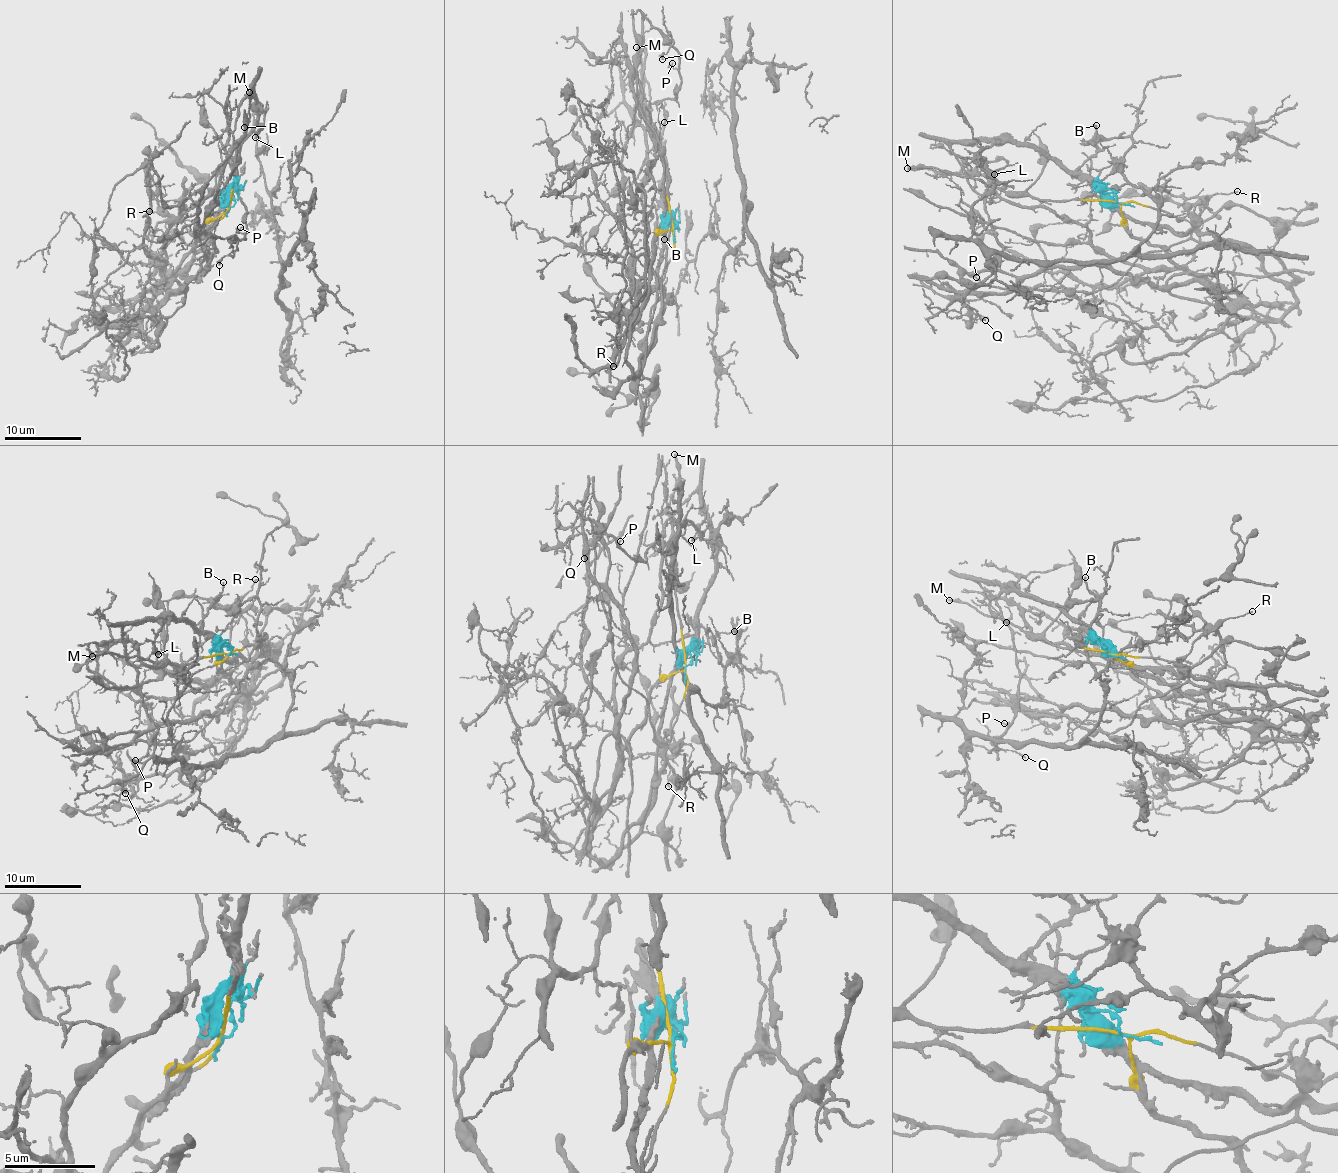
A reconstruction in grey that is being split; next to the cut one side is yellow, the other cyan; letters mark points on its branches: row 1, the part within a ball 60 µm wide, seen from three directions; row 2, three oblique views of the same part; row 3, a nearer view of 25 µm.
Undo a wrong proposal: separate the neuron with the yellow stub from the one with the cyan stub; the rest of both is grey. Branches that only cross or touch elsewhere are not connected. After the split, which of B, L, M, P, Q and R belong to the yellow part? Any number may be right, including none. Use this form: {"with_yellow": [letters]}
{"with_yellow": ["M", "R"]}

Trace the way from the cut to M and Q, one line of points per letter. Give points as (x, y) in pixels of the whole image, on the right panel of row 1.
M: (1115, 202), (1048, 200), (1005, 192), (973, 177), (933, 167), (907, 167)
Q: (1117, 201), (1038, 150), (955, 141), (956, 160), (982, 197), (1003, 248), (1000, 263), (963, 300), (984, 321)

